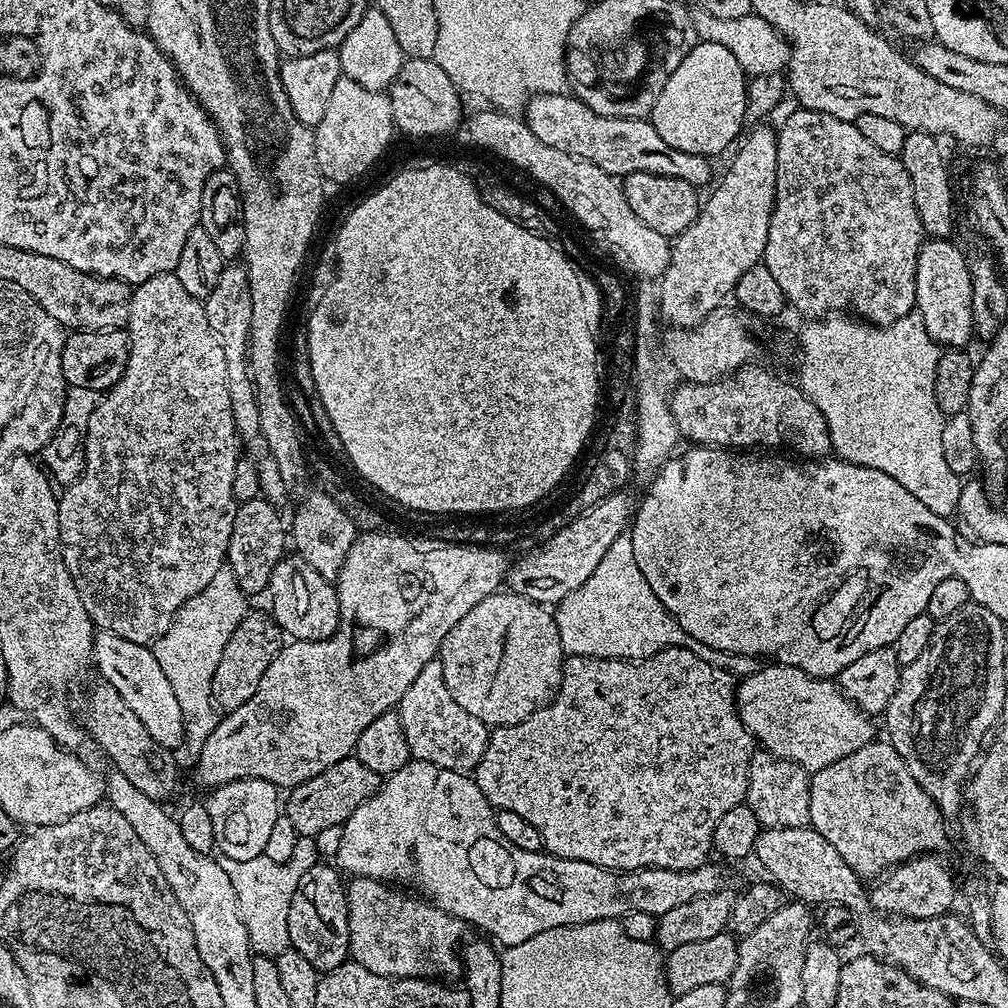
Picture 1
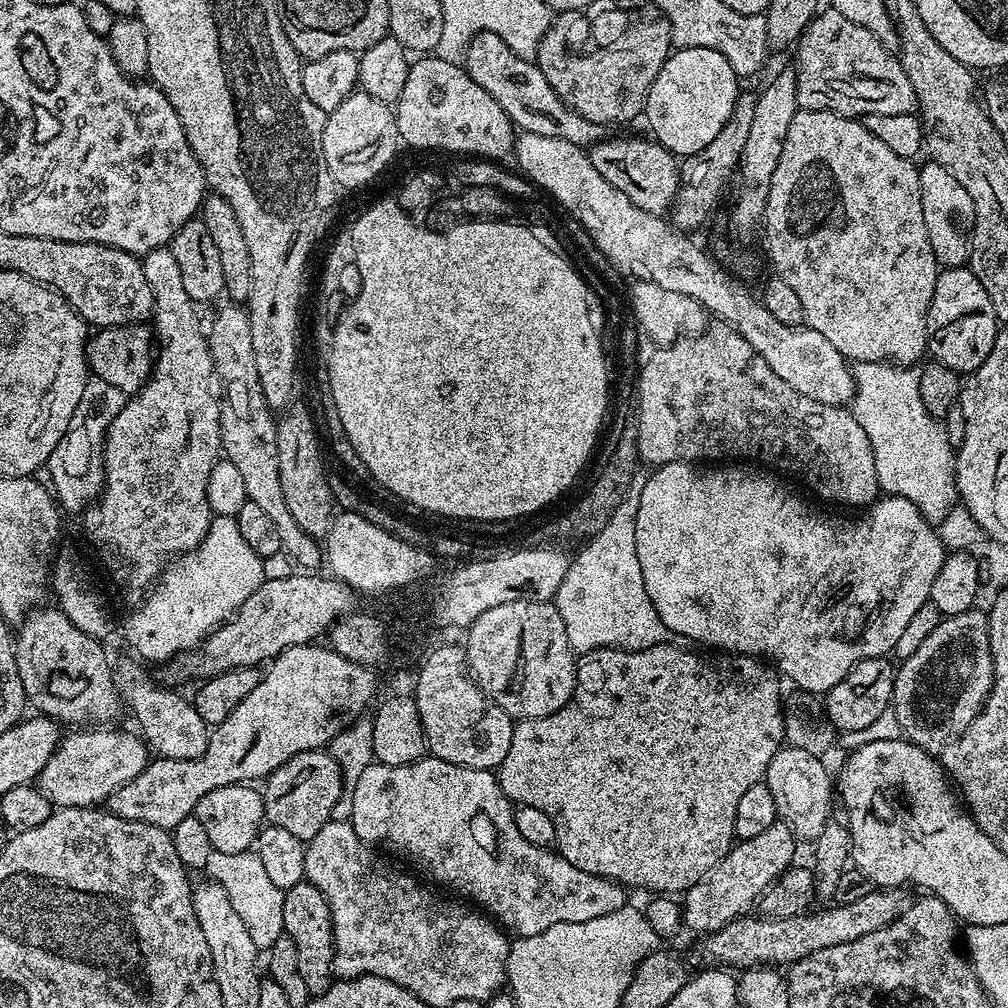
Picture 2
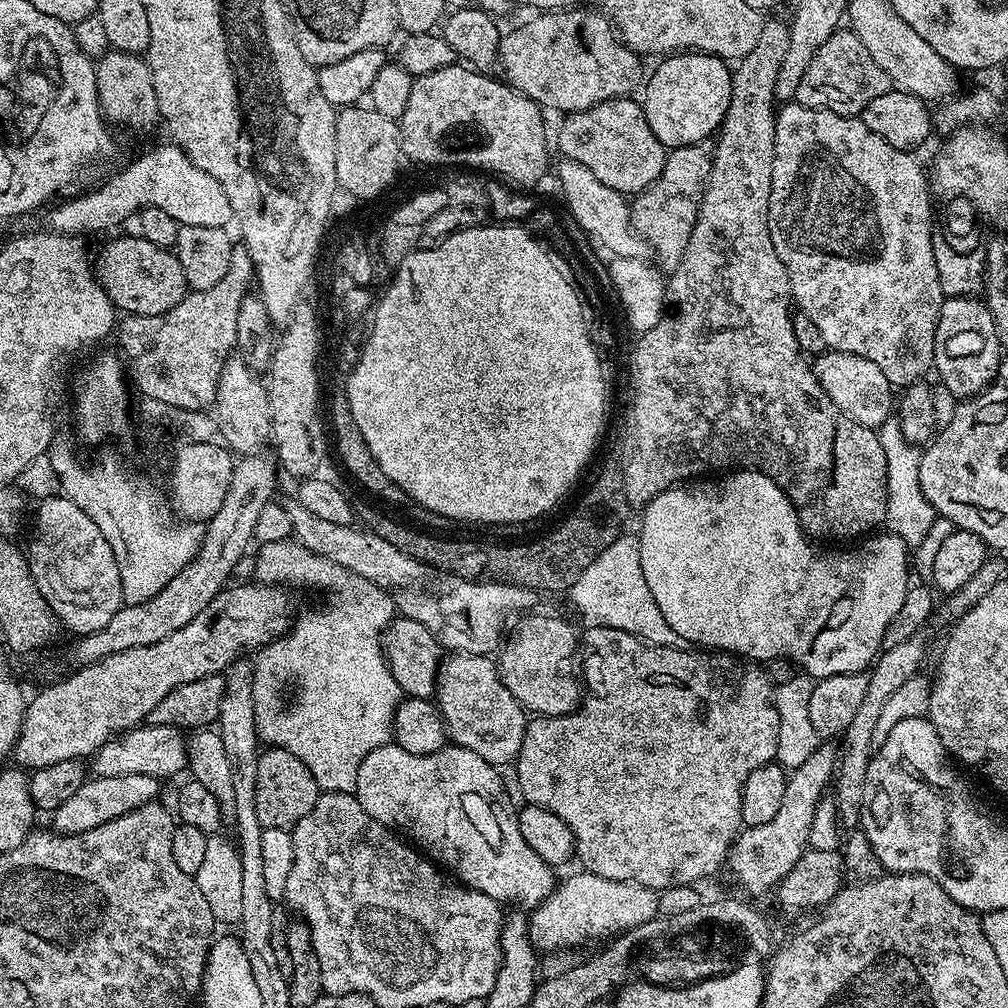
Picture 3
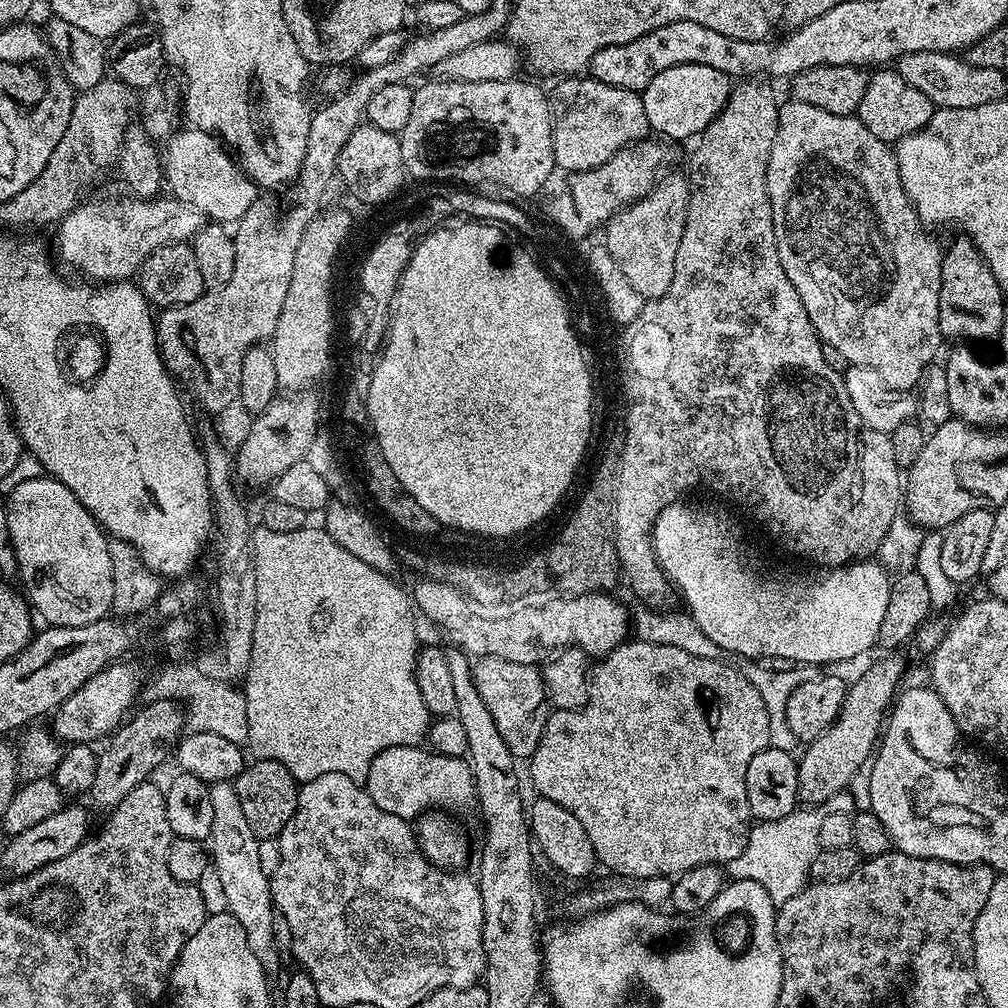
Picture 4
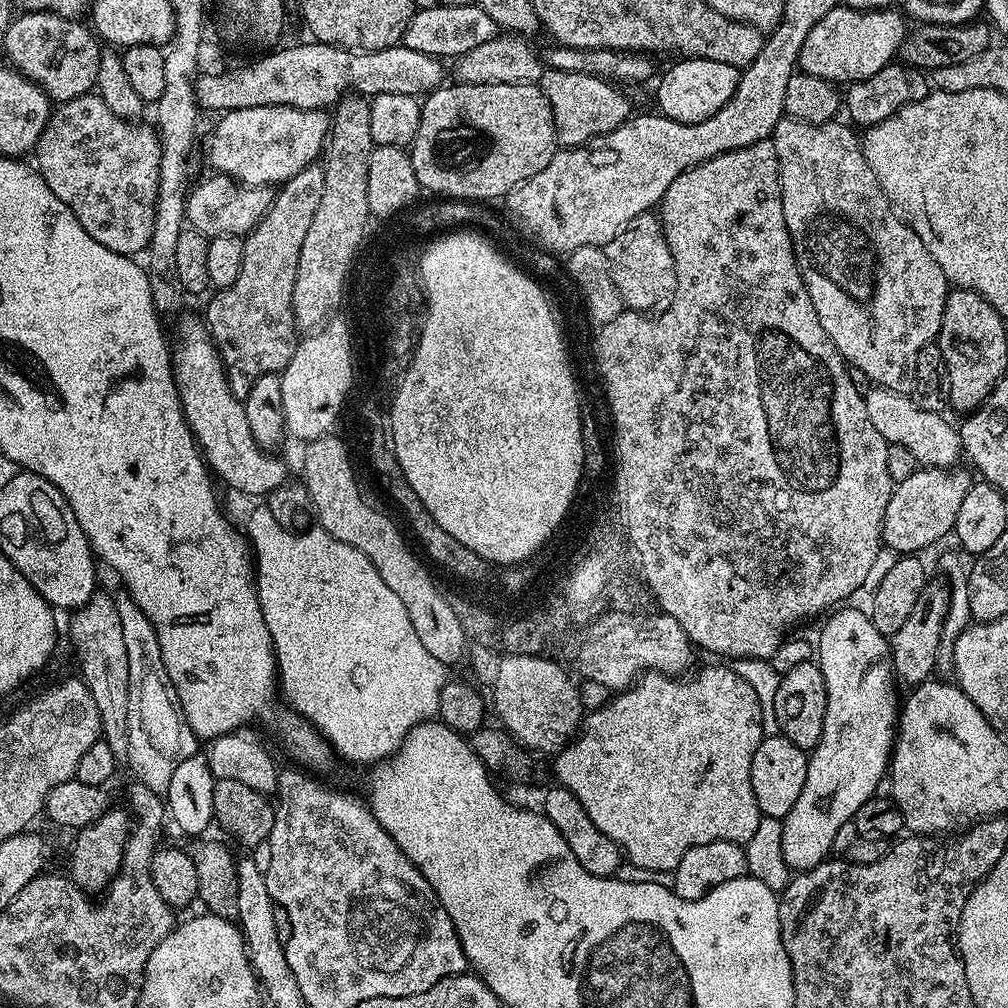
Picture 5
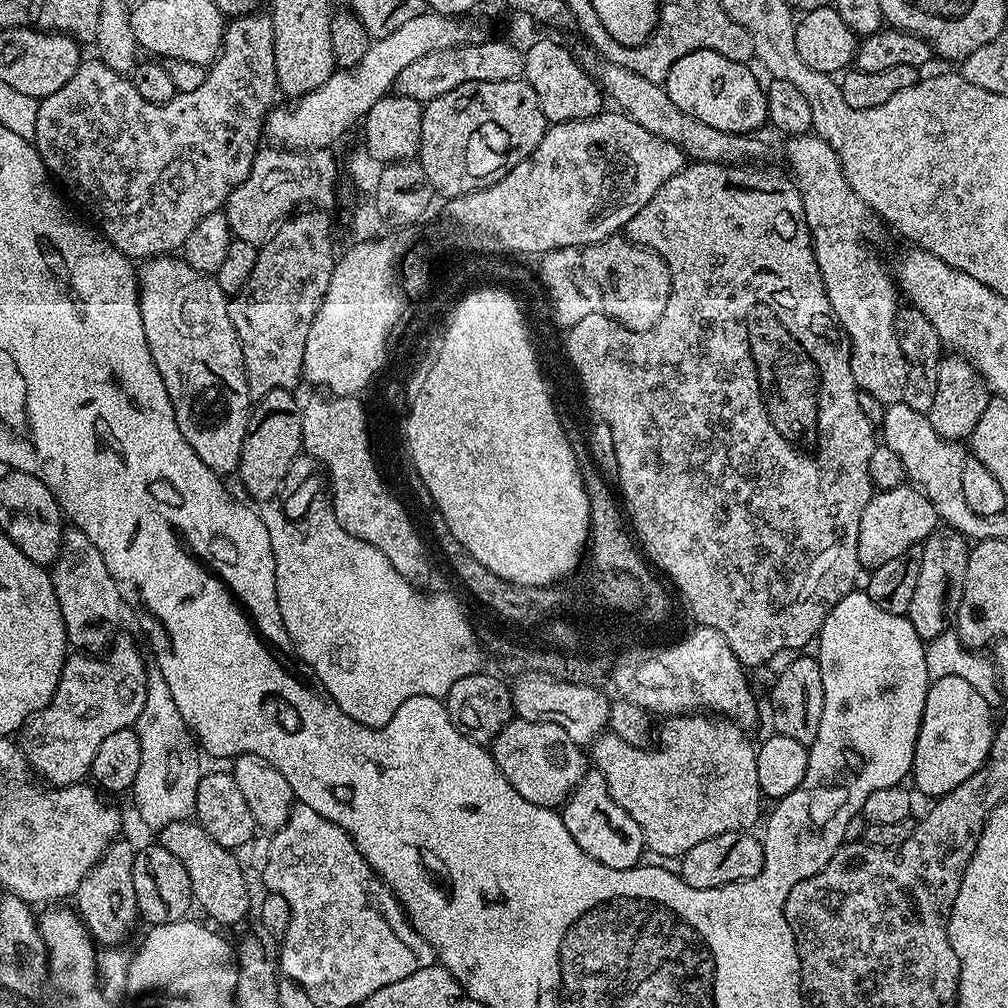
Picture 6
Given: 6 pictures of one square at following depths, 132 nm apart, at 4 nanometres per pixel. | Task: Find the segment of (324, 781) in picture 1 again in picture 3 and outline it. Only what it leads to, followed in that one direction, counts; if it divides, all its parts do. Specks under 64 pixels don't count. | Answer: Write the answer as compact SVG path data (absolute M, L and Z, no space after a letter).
M269 747L260 752L258 758L258 782L254 790L254 810L258 812L258 822L264 829L270 827L291 830L310 810L322 795L314 782L314 774L306 770L302 758L296 758L286 749Z

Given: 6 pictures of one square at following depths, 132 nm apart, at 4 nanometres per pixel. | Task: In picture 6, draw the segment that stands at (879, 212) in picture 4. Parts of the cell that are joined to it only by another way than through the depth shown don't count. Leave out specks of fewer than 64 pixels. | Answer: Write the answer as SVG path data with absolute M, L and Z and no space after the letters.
M794 136L785 144L788 144L784 152L788 155L789 166L792 167L791 175L796 181L802 206L806 210L806 222L812 235L812 249L816 255L818 270L822 274L824 293L826 298L830 298L832 312L852 345L850 370L854 374L856 387L874 394L885 406L899 404L906 394L908 377L908 363L896 337L896 313L901 311L902 296L890 268L884 265L883 258L867 244L868 231L872 228L872 220L874 221L873 213L868 204L862 202L858 194L854 194L850 182L846 182L838 154L820 136Z

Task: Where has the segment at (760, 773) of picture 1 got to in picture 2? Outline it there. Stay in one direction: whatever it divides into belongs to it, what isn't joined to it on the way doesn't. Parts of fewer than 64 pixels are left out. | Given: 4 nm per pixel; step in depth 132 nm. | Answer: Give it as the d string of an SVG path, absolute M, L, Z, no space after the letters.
M791 746L781 747L776 759L770 762L763 783L774 798L777 817L796 836L797 841L815 842L822 834L822 826L833 815L834 776L828 773L825 761L819 756Z

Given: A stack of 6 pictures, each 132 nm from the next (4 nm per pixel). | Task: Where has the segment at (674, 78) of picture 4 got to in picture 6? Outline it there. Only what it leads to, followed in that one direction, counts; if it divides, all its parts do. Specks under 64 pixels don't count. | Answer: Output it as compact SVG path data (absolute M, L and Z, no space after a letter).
M694 50L694 54L686 54L686 58L678 58L678 62L674 62L674 66L670 66L670 74L668 77L664 79L664 88L670 94L670 102L674 102L674 106L678 106L678 110L686 110L686 114L690 114L694 118L698 118L698 122L706 122L706 126L714 126L714 130L726 130L727 132L738 132L741 134L756 134L759 133L761 130L760 127L765 127L768 124L768 93L766 91L765 85L762 83L760 84L760 80L758 77L755 76L754 73L751 72L751 67L748 64L739 64L738 62L730 62L730 58L722 58L722 54L718 54L714 50Z

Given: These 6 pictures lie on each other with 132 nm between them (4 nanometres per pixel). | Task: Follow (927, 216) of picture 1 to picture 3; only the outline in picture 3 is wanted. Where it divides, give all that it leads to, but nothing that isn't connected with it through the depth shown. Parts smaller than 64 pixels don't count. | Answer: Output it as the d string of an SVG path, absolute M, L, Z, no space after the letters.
M967 198L948 202L944 213L939 213L932 226L932 245L934 246L934 266L938 266L938 282L942 286L945 297L970 296L985 287L986 265L988 262L988 246L986 236L980 233L980 224L976 221L978 209Z

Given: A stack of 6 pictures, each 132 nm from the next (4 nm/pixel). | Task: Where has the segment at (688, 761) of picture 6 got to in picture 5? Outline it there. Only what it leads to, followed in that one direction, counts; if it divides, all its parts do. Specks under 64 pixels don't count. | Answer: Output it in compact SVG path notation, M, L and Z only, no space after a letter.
M735 667L704 668L701 672L695 672L693 671L687 678L667 676L665 672L645 672L631 688L617 691L606 706L588 712L582 720L582 731L573 736L554 756L556 776L560 779L557 780L559 787L570 790L570 794L574 794L578 802L582 802L582 810L590 814L590 822L594 822L594 826L598 826L598 830L602 830L606 838L620 845L627 863L629 860L634 867L645 868L648 871L645 873L648 874L671 873L678 866L678 862L682 862L682 854L686 854L686 850L702 846L706 842L729 840L744 846L753 838L761 818L758 802L754 802L754 786L750 786L750 762L754 758L754 750L758 750L758 746L765 738L760 725L762 710L758 694L754 694L754 686L750 686L746 678L736 673Z

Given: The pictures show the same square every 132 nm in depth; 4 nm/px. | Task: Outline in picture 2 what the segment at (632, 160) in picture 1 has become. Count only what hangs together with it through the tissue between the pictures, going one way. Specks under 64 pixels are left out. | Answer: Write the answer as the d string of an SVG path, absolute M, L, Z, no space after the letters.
M480 32L468 44L464 52L462 67L506 110L506 114L512 119L513 125L520 132L533 132L534 134L546 134L546 138L562 138L566 142L574 142L581 146L591 146L601 139L601 125L582 118L566 102L554 94L554 86L546 82L546 74L532 61L514 54L502 38L493 32Z

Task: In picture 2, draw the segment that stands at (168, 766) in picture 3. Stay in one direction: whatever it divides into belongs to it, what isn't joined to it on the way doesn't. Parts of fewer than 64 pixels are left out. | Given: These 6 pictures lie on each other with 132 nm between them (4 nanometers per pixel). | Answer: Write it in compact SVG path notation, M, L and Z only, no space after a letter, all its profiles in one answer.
M104 726L95 730L72 730L63 737L60 745L54 750L50 762L40 771L38 786L45 792L53 805L61 808L90 808L107 801L108 795L132 780L132 772L140 774L150 762L150 748L147 741L139 733L107 732Z

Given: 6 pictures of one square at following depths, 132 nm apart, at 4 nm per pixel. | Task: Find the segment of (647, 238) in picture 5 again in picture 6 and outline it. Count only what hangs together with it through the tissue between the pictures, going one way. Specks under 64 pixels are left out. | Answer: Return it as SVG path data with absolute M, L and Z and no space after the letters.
M617 234L607 236L602 242L584 245L582 266L596 285L598 304L604 315L635 332L650 330L662 318L662 310L666 310L666 302L670 302L672 279L666 262L657 252L651 252L648 248L632 243L627 235Z

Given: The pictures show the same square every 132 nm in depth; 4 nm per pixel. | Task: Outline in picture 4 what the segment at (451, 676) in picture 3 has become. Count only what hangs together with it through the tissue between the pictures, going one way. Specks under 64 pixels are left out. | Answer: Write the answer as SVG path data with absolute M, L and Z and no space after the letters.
M481 656L475 661L474 675L478 694L482 694L482 702L486 702L486 710L490 710L494 726L498 726L498 734L502 734L502 742L506 742L513 756L531 758L550 715L548 689L544 686L541 669L531 664Z

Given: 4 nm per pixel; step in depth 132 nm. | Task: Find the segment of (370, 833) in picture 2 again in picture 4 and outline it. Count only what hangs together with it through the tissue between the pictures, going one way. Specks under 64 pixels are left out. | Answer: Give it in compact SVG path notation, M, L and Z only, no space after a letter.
M390 746L386 750L382 750L382 754L378 754L374 758L374 762L370 762L366 787L370 798L374 798L374 802L381 810L386 810L386 814L394 814L409 822L415 821L435 808L440 810L464 808L467 806L468 800L470 804L476 795L472 766L467 759L444 756L424 746Z

